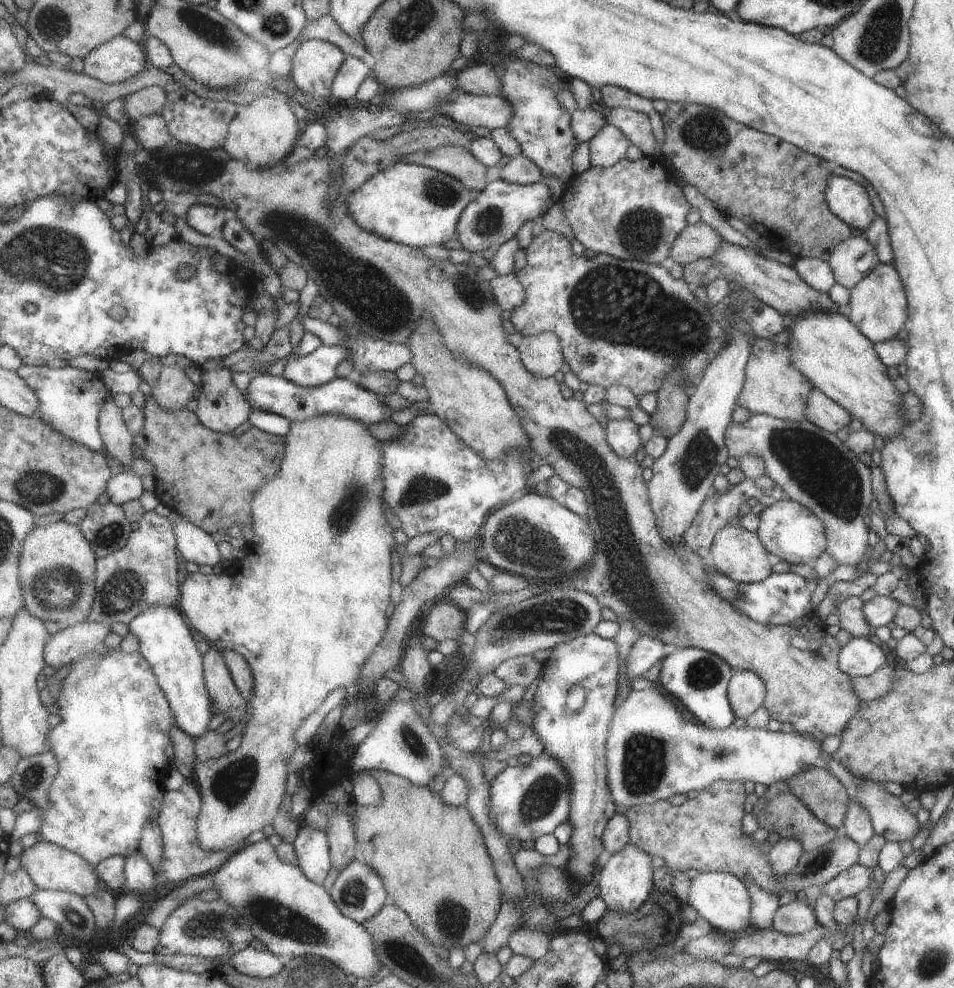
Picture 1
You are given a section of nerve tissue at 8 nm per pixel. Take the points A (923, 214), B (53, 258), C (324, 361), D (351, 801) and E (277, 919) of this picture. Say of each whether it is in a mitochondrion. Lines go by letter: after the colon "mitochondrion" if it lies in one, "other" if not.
A: other
B: mitochondrion
C: other
D: other
E: mitochondrion

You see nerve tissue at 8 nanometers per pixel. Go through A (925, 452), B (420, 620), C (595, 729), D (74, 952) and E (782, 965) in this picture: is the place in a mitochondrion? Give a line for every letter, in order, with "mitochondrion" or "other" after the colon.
A: mitochondrion
B: other
C: other
D: other
E: other

